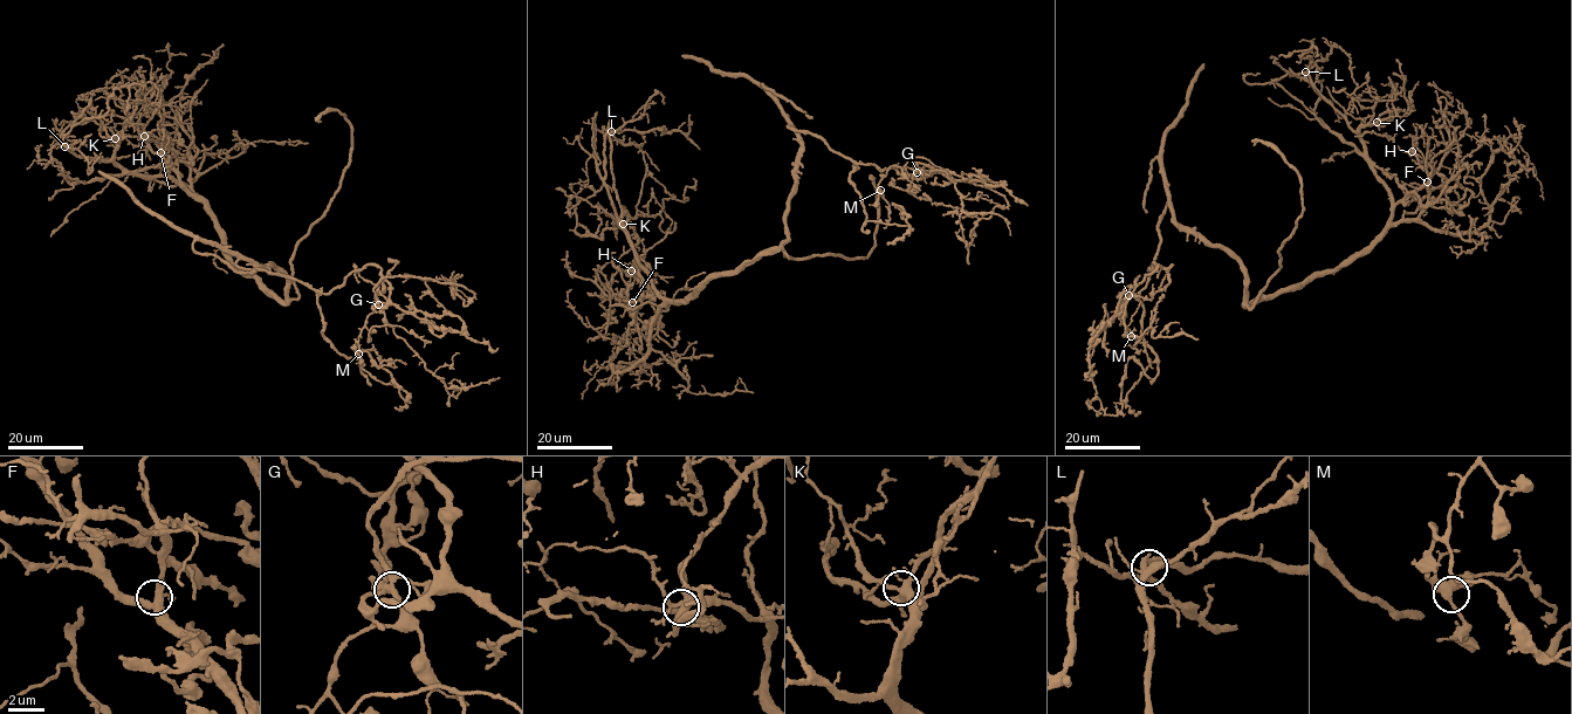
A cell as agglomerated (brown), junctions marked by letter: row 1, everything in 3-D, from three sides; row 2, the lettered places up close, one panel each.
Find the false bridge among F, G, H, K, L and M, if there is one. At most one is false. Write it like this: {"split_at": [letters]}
{"split_at": ["G"]}

